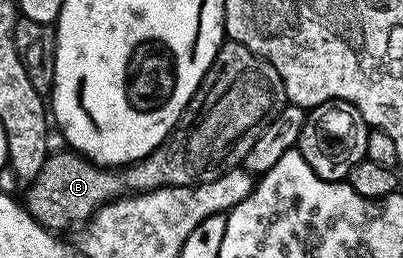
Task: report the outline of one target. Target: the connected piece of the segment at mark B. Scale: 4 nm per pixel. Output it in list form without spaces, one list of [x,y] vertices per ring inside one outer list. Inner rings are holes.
[[[225,41],[219,46],[217,57],[211,63],[211,68],[205,73],[201,85],[195,90],[195,95],[189,105],[181,113],[177,125],[170,135],[161,141],[147,156],[139,159],[123,169],[112,169],[91,162],[78,151],[66,149],[55,154],[48,154],[45,165],[41,165],[41,173],[33,182],[26,184],[27,200],[25,206],[28,213],[44,227],[55,233],[63,233],[66,227],[82,225],[95,214],[95,210],[104,207],[112,199],[118,199],[130,188],[132,192],[152,191],[158,187],[194,187],[197,183],[212,183],[226,171],[242,164],[243,158],[253,149],[253,141],[261,137],[261,133],[281,113],[288,102],[285,85],[273,69],[268,59],[254,55],[245,45]]]

